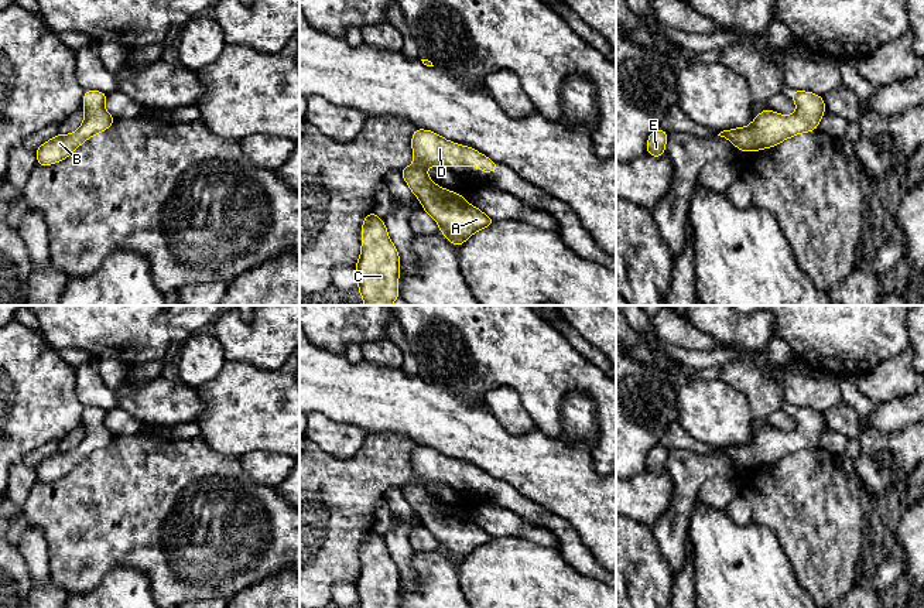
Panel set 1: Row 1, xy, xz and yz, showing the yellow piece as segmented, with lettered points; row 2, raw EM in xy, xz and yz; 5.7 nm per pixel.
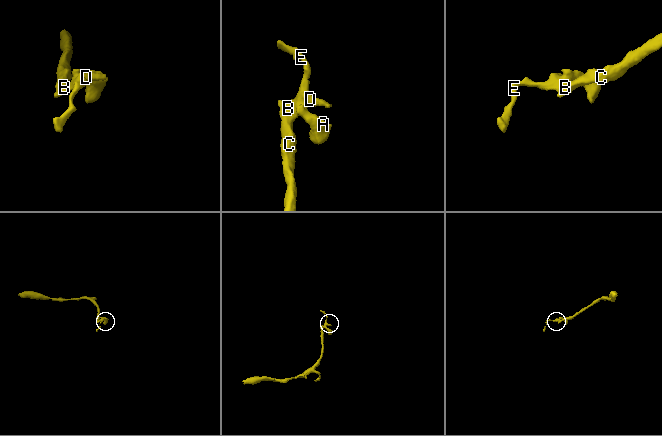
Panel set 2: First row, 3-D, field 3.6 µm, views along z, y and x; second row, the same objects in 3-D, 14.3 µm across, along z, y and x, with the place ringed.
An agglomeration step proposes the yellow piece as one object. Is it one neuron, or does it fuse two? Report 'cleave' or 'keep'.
keep

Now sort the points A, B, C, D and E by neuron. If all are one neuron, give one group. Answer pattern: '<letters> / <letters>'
A B C D E

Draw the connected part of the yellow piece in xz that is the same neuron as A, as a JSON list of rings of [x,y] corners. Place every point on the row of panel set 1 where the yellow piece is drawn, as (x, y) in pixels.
[[[415,129],[411,137],[414,163],[400,174],[424,211],[439,226],[441,233],[455,246],[461,246],[475,232],[494,223],[485,212],[468,204],[465,197],[438,187],[430,180],[427,168],[434,167],[479,167],[482,173],[493,173],[499,164],[475,148],[452,143],[435,131]]]

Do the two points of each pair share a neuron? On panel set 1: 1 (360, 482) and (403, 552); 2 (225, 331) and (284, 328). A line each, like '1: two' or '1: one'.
1: two
2: one

